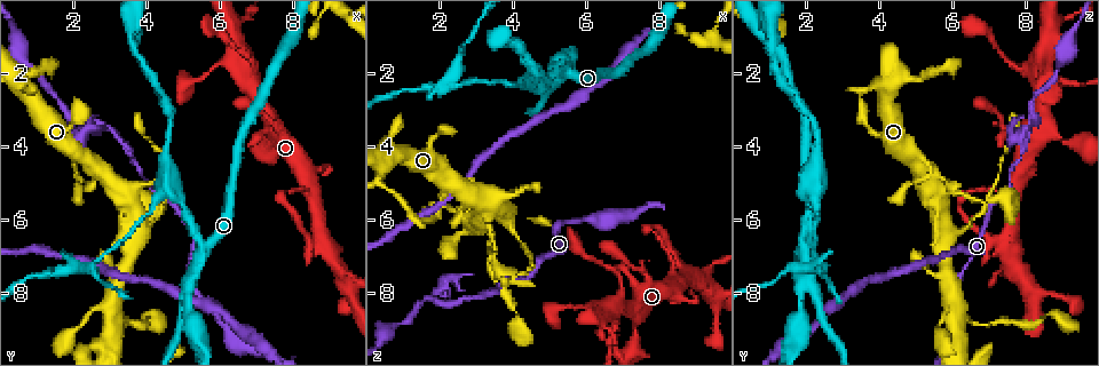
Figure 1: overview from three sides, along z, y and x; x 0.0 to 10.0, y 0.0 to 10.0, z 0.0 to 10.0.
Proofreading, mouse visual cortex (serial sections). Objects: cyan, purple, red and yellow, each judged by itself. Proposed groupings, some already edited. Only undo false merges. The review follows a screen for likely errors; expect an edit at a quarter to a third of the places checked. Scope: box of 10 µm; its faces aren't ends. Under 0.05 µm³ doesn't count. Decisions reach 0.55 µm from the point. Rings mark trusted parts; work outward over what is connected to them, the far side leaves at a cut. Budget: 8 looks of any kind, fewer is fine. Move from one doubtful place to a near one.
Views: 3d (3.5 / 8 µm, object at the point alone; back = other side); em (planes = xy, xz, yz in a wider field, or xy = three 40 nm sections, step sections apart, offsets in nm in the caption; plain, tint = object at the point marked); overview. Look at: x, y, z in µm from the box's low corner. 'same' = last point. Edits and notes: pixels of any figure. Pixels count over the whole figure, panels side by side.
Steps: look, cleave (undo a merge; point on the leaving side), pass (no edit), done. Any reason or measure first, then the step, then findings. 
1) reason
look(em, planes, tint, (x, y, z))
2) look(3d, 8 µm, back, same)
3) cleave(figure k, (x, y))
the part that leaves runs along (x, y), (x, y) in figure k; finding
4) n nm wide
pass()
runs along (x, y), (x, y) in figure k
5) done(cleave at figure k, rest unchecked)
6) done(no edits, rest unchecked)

sharp bend
look(3d, 3.5 µm, (8.70, 6.50, 7.65))

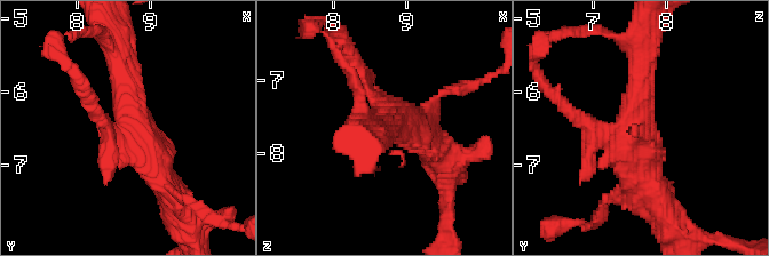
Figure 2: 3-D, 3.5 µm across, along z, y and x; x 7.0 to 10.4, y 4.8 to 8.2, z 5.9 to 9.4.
3 arms; arms of 200, 350, 400 nm
look(em, xy, step 5, tint, (8.75, 6.50, 7.60))

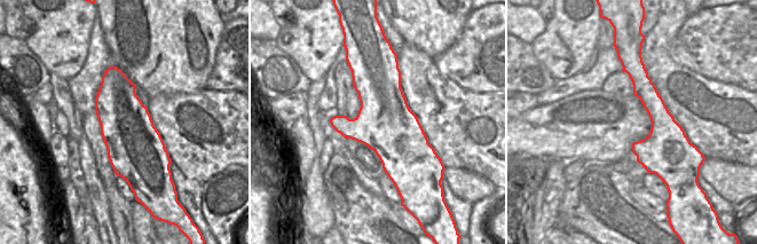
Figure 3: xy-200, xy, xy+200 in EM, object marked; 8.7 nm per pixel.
500 nm wide
cleave(figure 2, (78, 79))
the part that leaves runs along (115, 132), (86, 100), (72, 69) in figure 2; two cells meet here

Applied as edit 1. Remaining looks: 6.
redraw
look(overview)

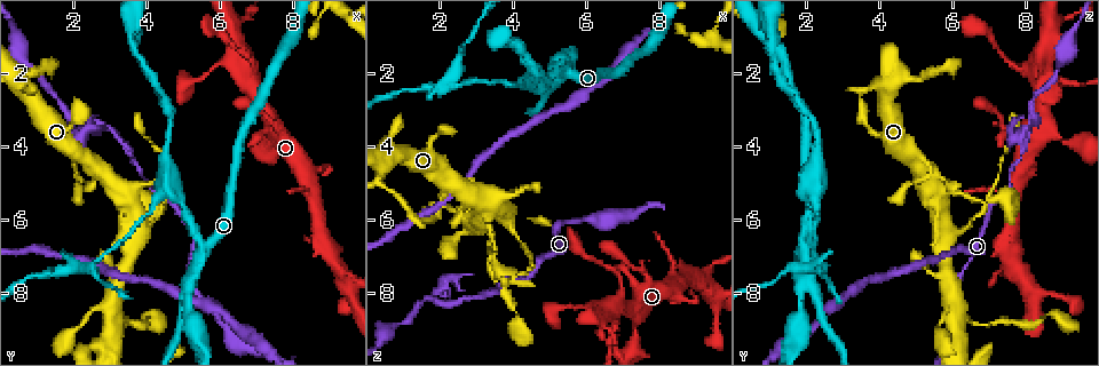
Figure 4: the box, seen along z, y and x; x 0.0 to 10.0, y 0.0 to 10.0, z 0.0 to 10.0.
a narrow waist
look(3d, 3.5 µm, (1.95, 3.25, 8.20))

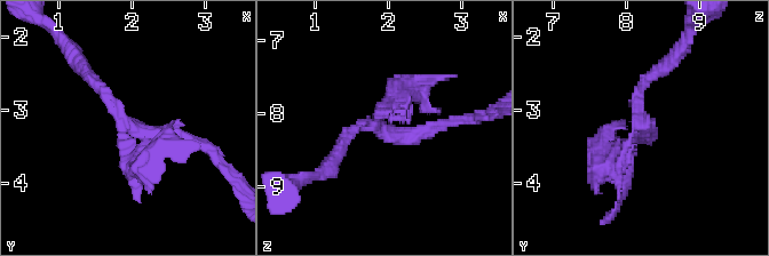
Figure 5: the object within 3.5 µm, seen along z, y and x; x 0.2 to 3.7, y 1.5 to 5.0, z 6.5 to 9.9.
need the tissue
look(em, xy, step 5, tint, (1.95, 3.25, 8.25))

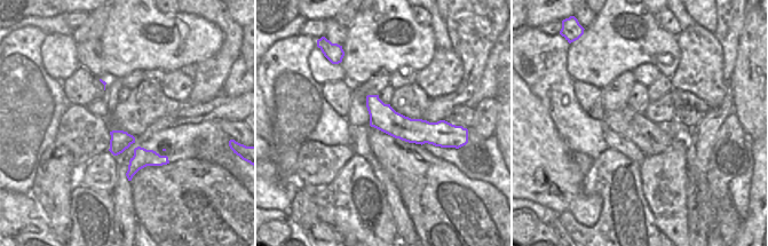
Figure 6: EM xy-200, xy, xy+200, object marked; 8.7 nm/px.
cleave(figure 5, (609, 135))
the part that leaves runs along (631, 137), (610, 159), (589, 144) in figure 5; two cells meet here

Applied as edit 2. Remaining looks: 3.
branch point
look(3d, 3.5 µm, (3.95, 6.35, 6.00))

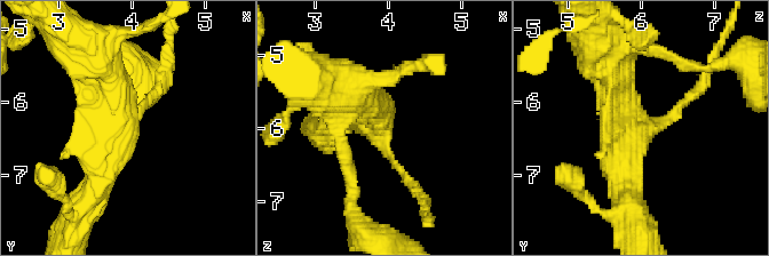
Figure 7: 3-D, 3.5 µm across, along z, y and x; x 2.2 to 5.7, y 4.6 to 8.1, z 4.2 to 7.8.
pass()
runs along (607, 58), (624, 128), (631, 199) in figure 7; one cell here

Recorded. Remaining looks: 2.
done(cleave at figure 2, cleave at figure 5, rest unchecked)

